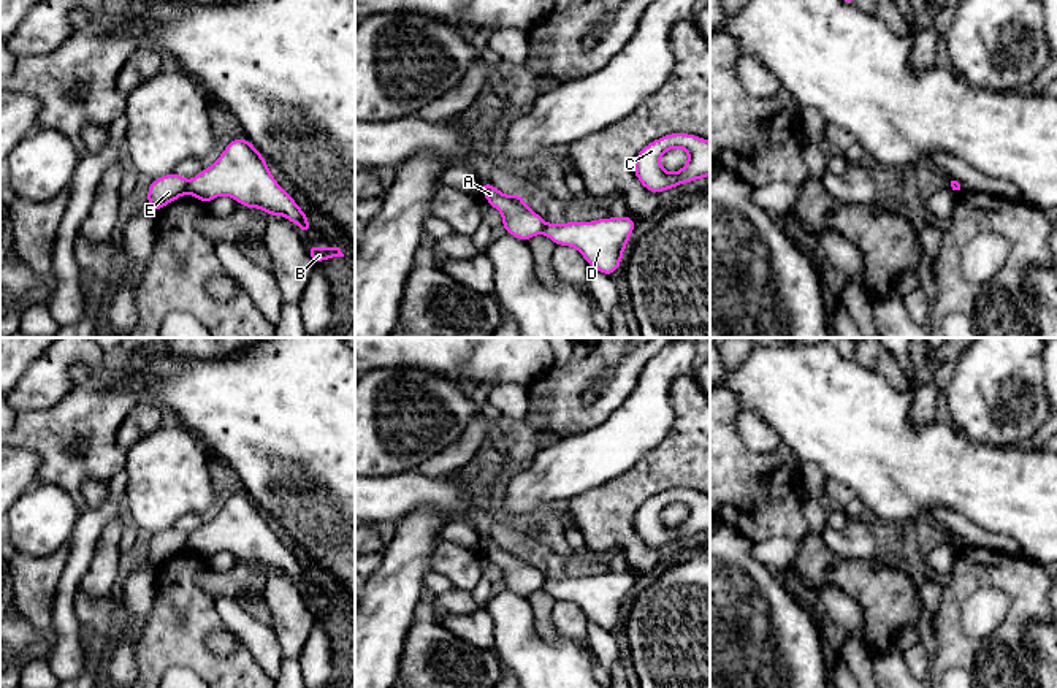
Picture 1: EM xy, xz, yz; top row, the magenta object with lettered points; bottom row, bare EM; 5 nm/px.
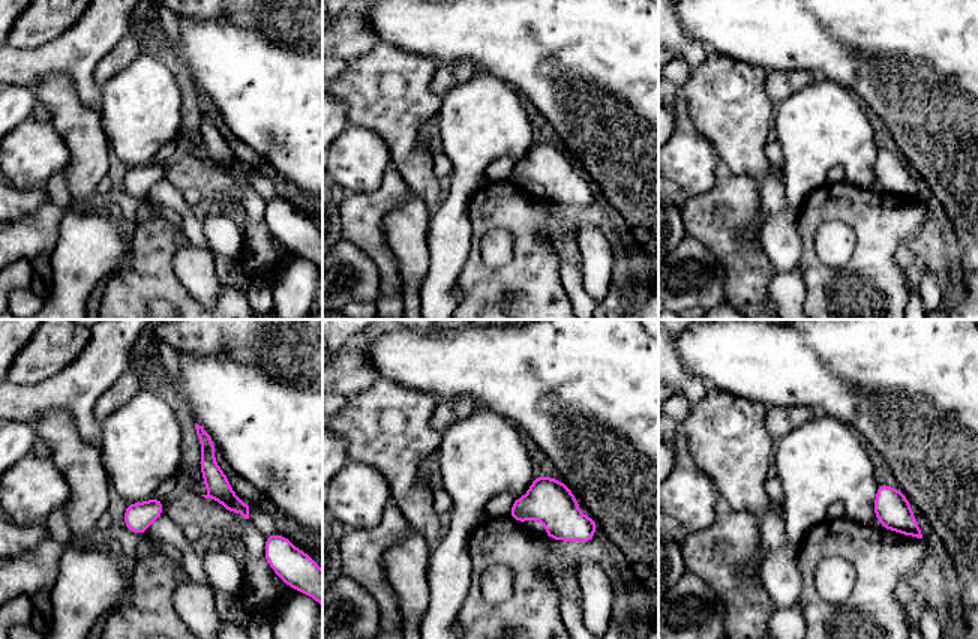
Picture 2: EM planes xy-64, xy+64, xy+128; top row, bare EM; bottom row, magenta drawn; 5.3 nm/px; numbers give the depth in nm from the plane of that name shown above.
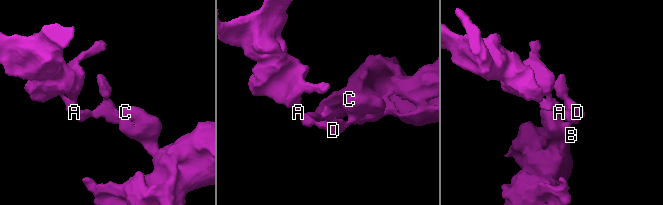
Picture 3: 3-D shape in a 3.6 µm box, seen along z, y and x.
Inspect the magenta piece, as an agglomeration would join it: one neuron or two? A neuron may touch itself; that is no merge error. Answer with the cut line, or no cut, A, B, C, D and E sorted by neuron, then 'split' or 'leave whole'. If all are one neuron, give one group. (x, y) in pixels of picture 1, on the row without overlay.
cut xy (189, 536), (186, 547); groups A E / B C D; split

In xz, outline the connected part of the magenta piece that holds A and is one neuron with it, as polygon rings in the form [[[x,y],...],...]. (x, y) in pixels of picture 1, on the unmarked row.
[[[480,537],[480,544],[487,558],[501,568],[506,588],[526,598],[532,591],[544,588],[547,577],[526,561],[518,547],[509,552],[490,537]]]

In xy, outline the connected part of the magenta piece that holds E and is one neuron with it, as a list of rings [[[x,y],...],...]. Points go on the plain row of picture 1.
[[[168,528],[155,536],[151,536],[147,545],[147,560],[154,566],[160,566],[168,558],[181,553],[189,545],[189,536],[184,531]]]

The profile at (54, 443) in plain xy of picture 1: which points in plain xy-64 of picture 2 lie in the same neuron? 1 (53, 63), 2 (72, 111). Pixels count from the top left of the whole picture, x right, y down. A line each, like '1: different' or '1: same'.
1: same
2: different

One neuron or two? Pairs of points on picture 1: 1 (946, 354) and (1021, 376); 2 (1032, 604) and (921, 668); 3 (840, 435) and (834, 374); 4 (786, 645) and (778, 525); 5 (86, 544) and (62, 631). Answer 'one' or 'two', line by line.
1: two
2: two
3: one
4: two
5: one

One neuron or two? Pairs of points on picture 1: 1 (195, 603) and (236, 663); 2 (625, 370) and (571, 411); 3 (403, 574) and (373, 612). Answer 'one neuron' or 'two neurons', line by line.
1: one neuron
2: one neuron
3: one neuron

